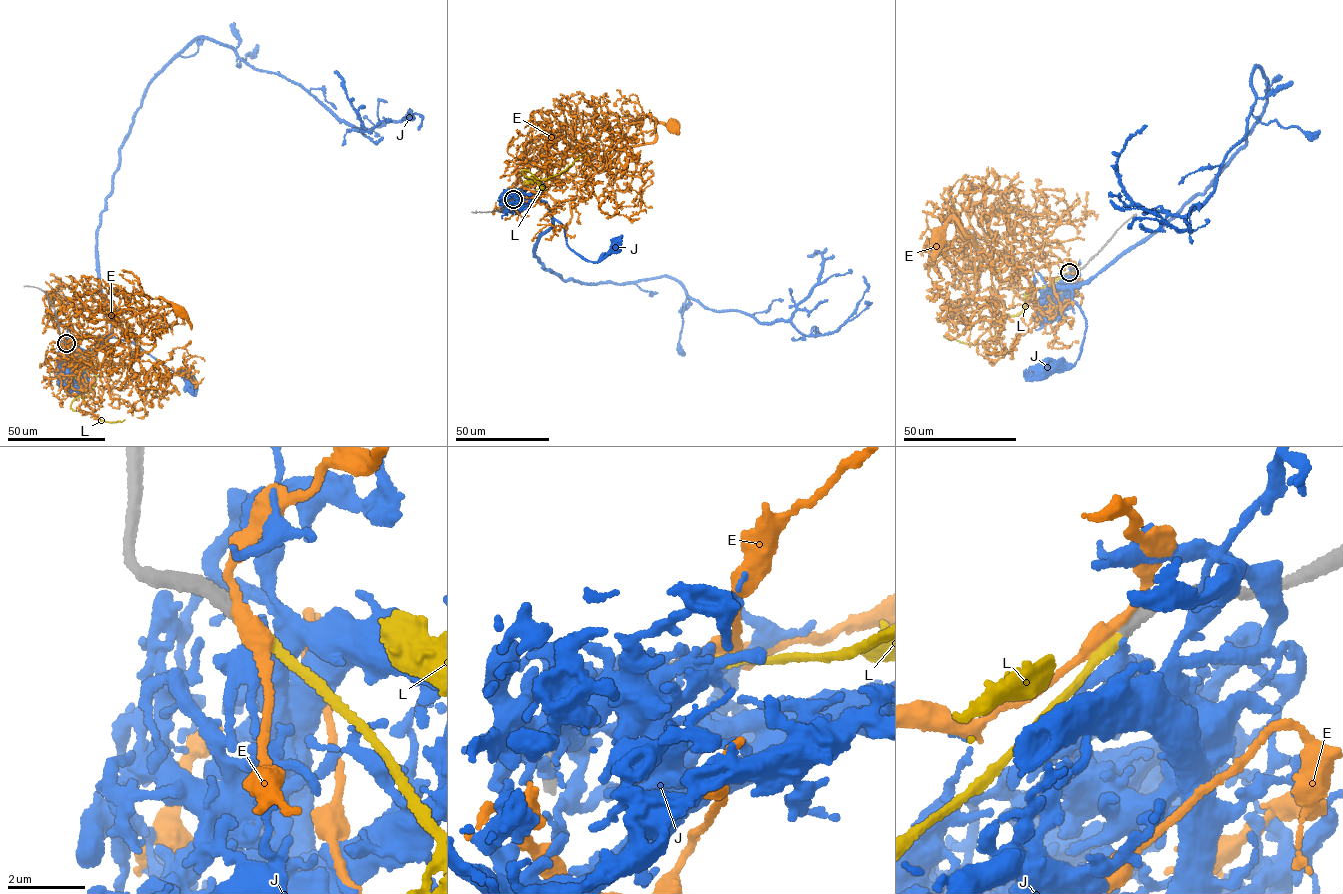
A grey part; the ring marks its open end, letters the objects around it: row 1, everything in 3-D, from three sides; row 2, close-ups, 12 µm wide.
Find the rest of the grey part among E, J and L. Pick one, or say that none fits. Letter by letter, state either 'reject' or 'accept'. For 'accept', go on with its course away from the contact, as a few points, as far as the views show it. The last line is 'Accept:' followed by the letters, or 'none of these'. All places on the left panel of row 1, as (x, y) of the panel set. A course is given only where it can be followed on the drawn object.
E: reject
J: reject
L: accept; it runs (66, 343), (75, 353), (91, 356), (95, 375), (89, 393), (77, 397), (71, 409), (110, 423), (125, 419)
Accept: L

